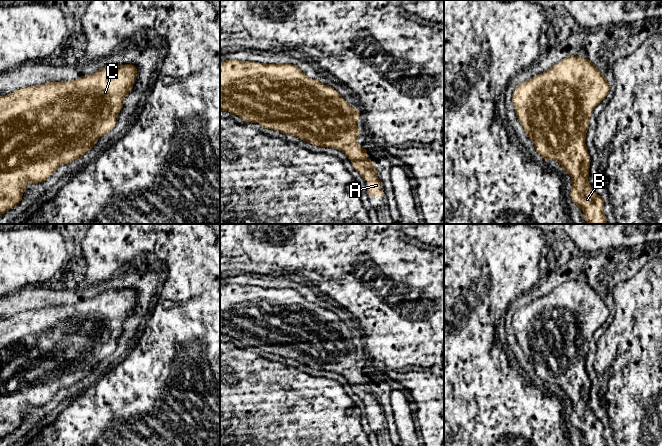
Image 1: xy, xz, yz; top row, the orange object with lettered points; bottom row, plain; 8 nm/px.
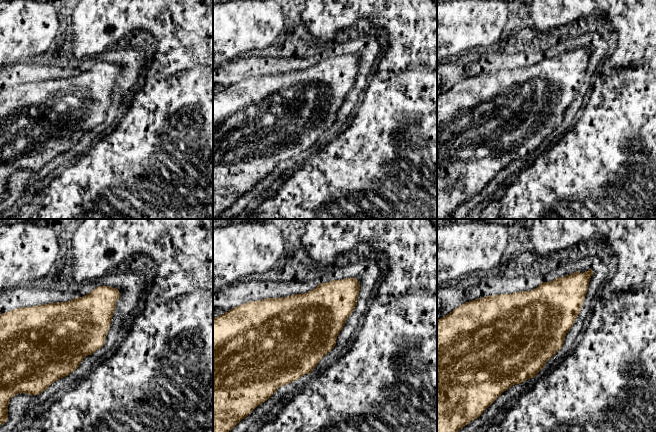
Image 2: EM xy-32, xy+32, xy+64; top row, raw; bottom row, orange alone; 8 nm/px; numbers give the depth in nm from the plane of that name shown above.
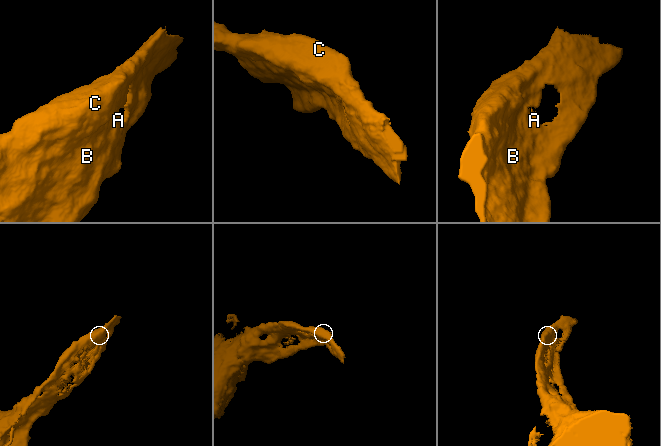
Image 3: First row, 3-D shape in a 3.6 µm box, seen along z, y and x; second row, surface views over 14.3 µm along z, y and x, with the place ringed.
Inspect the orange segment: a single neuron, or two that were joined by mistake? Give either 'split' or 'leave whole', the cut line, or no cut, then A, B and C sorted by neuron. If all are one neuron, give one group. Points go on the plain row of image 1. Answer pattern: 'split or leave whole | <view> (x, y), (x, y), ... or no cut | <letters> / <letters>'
leave whole | no cut | A B C

